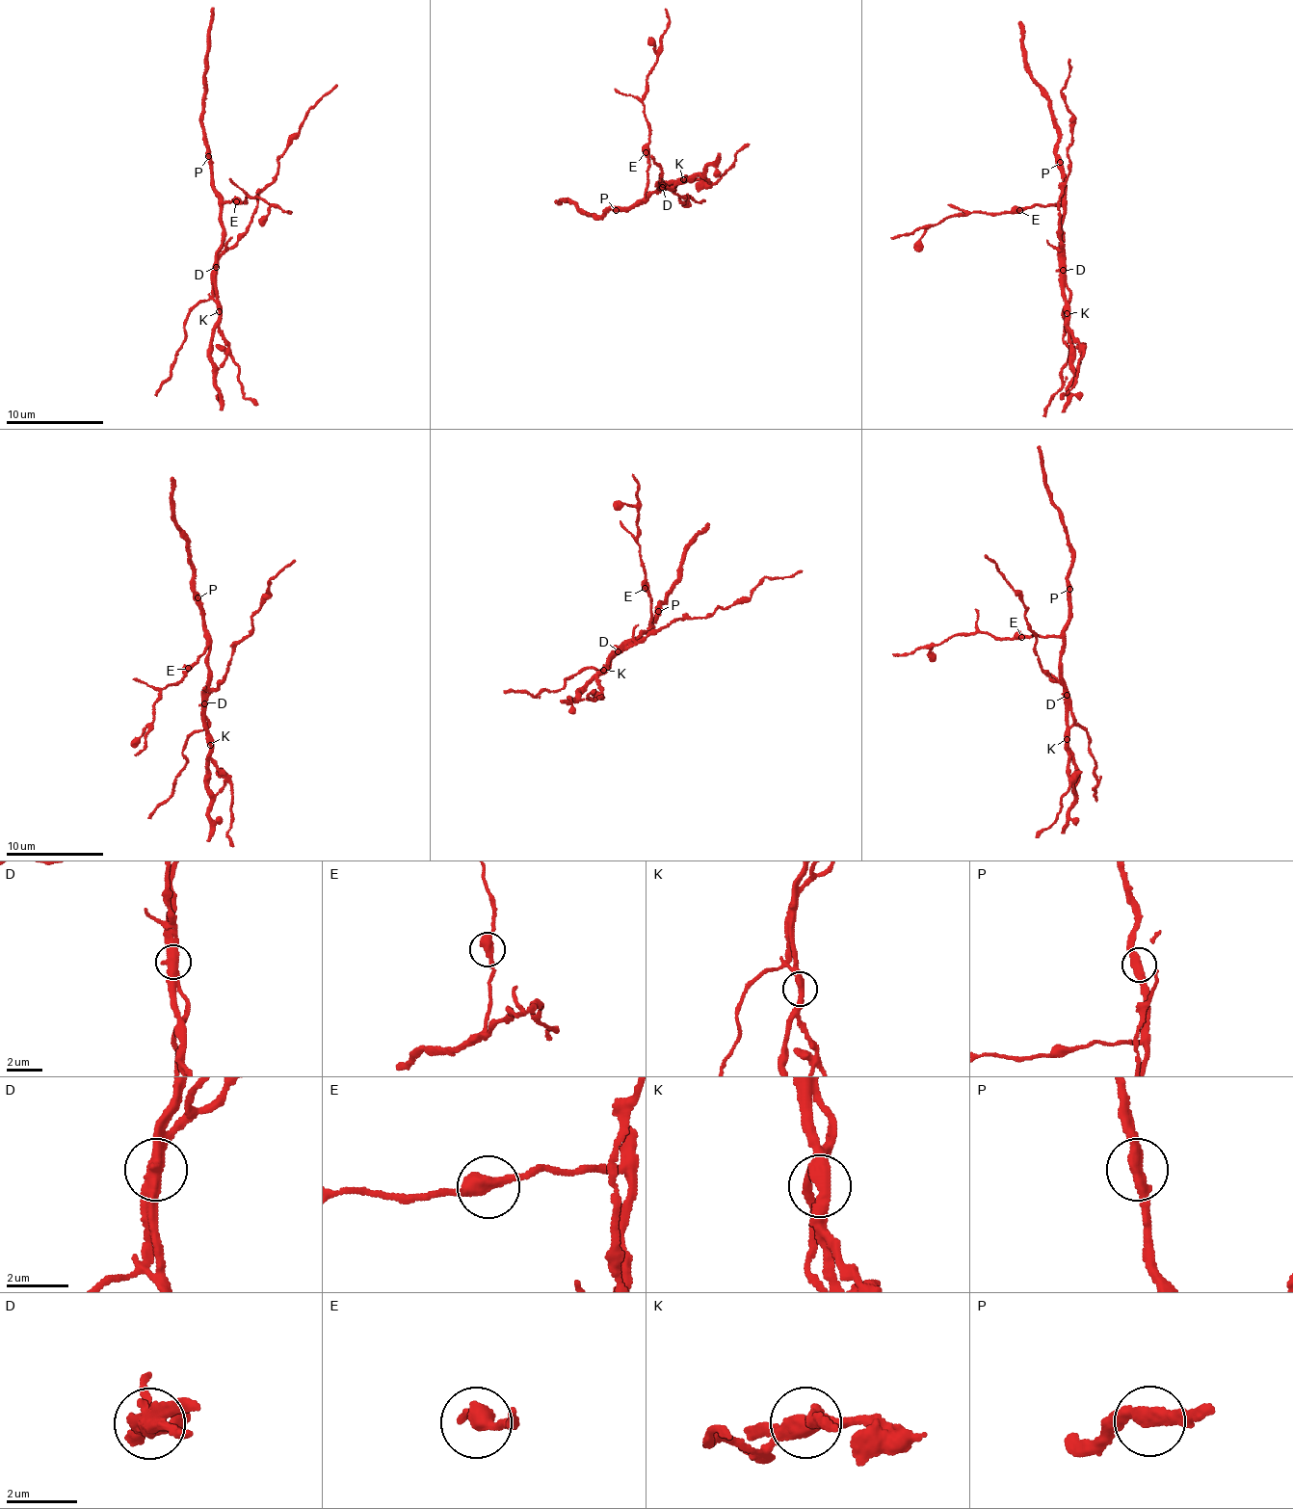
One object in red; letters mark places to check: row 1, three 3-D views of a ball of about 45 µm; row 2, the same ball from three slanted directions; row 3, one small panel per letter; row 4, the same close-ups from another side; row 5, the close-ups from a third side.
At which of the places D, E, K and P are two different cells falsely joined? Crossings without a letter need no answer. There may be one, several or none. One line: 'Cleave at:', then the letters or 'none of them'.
Cleave at: D, K

